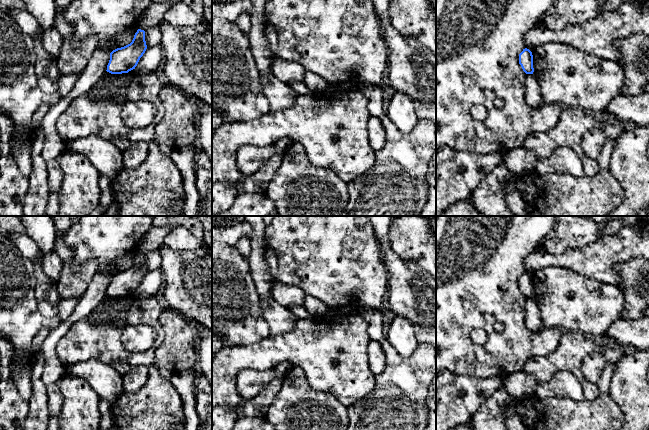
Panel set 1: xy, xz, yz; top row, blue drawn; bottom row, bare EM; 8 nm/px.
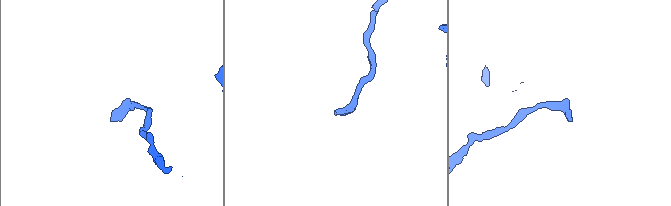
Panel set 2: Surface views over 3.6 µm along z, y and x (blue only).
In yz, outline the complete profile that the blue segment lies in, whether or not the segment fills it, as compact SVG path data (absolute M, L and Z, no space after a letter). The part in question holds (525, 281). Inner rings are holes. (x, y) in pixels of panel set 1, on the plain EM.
M525 272L519 278L519 288L526 298L533 298L533 279L529 273Z

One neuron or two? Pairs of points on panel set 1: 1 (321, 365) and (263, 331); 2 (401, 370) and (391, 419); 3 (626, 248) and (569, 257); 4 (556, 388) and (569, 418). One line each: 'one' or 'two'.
1: two
2: one
3: one
4: two

